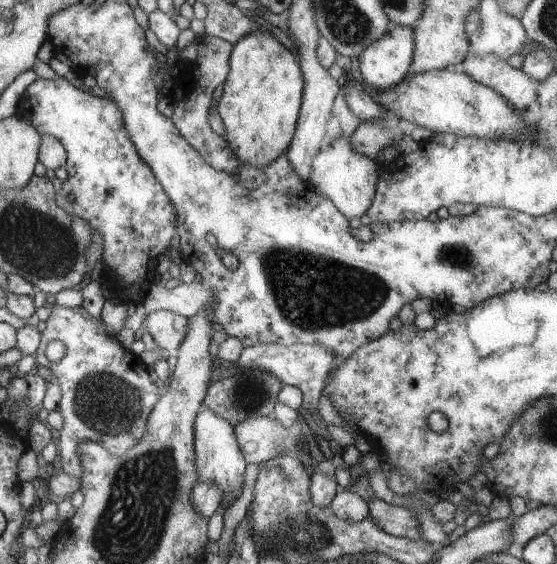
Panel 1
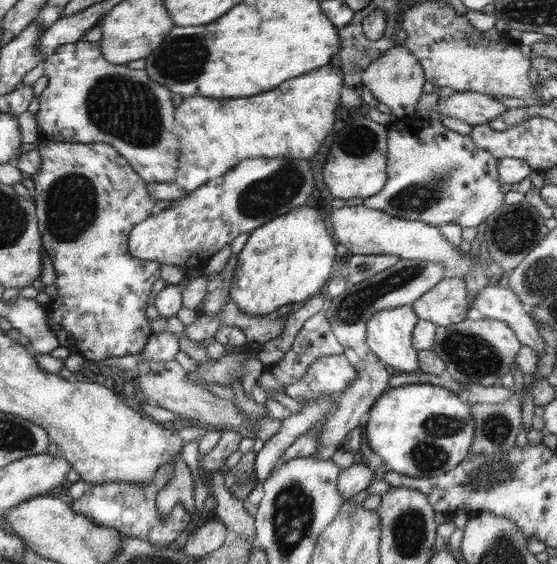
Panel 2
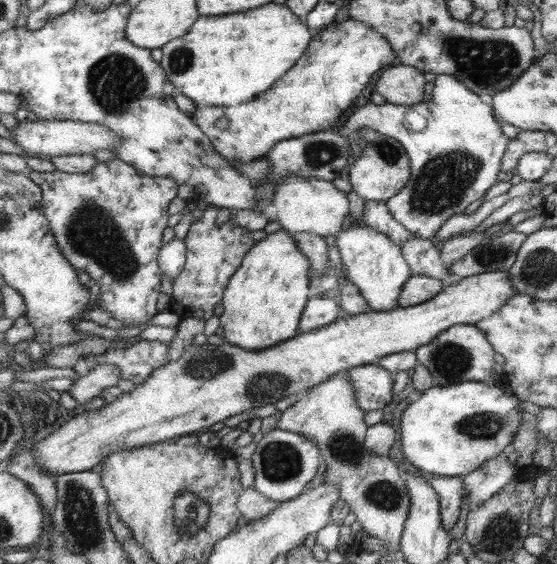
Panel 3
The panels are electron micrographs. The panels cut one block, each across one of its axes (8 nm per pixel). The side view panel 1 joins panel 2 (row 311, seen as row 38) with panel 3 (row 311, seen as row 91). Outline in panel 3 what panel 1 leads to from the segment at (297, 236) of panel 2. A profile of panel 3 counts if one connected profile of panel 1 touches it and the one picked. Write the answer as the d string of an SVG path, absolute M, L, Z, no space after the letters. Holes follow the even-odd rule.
M286 230L268 234L243 259L239 271L231 278L224 293L220 310L220 330L217 337L229 344L246 350L268 349L297 337L299 322L308 302L311 262L295 242L295 236Z

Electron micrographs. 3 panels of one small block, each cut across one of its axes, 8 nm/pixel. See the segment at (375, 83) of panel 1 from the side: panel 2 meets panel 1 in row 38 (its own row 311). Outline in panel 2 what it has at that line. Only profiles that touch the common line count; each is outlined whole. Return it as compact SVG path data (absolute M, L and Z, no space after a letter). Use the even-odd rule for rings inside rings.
M404 305L376 311L366 322L366 342L370 350L382 364L390 364L402 372L416 372L418 368L417 350L414 346L414 331L419 323L419 315L412 306Z

